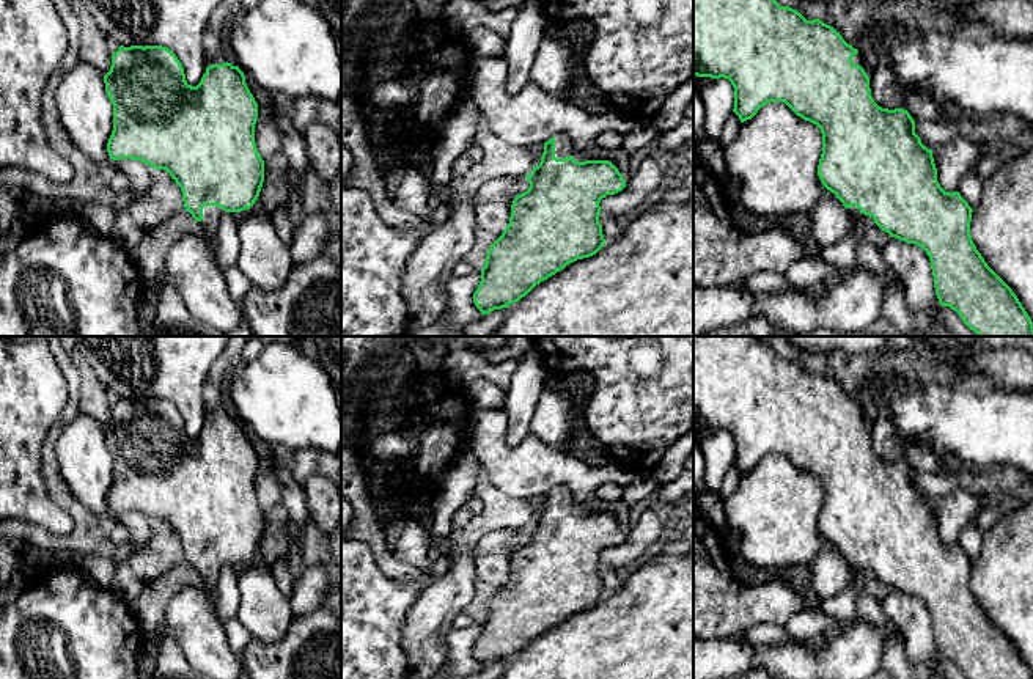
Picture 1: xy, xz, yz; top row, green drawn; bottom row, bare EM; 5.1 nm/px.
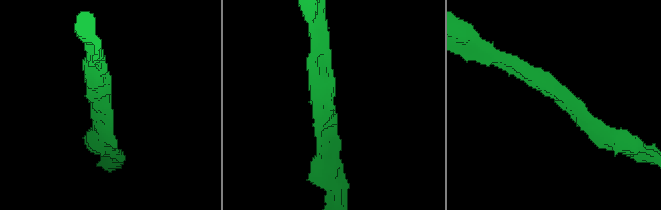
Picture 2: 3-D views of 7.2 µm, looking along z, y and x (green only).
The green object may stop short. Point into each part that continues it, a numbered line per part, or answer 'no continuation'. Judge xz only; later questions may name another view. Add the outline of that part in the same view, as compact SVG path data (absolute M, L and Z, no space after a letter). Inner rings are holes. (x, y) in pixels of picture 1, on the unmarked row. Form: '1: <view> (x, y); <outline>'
1: xz (563, 499); M555 486L555 509L557 511L564 511L571 508L577 508L577 501L574 500L574 495L571 490L564 486Z

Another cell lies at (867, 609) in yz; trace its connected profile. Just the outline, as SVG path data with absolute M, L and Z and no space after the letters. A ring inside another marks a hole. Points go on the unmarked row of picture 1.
M862 580L854 585L855 593L855 618L868 624L884 626L890 624L890 618L882 610L880 604L865 593Z

